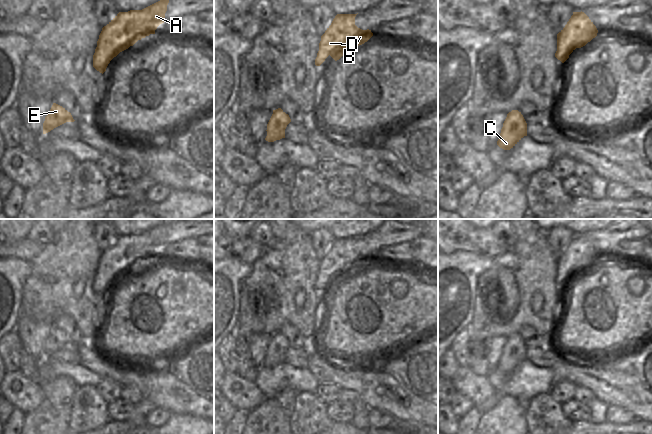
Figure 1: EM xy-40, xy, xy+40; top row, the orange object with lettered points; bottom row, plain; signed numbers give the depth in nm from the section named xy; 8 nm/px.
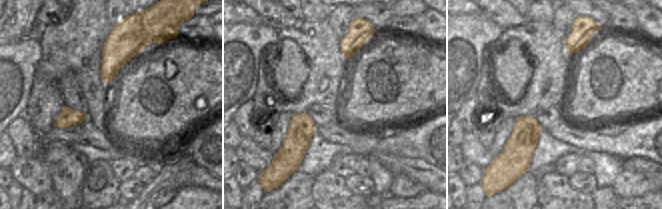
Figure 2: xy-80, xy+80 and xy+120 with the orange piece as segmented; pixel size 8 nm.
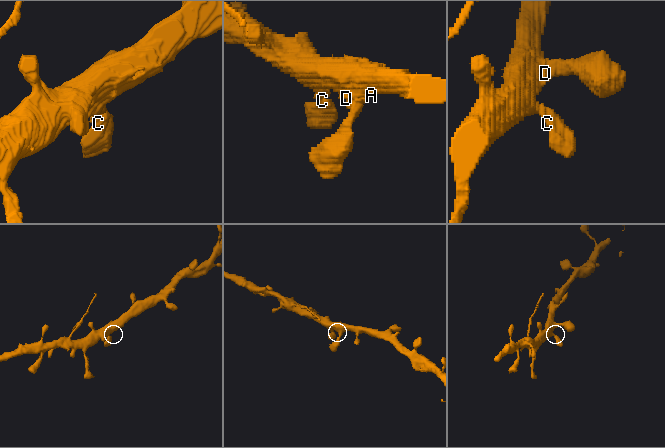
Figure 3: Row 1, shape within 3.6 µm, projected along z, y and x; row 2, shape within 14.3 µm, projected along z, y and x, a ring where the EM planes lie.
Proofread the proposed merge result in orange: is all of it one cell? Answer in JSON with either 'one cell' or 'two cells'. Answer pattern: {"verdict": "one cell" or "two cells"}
{"verdict": "one cell"}

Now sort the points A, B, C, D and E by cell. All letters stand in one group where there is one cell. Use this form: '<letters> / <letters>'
A B C D E

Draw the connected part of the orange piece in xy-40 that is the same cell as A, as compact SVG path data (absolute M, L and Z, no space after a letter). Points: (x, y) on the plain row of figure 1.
M164 222L142 234L119 236L102 252L93 279L93 291L104 297L110 285L120 276L133 270L138 264L155 258L157 251L166 246L168 222Z

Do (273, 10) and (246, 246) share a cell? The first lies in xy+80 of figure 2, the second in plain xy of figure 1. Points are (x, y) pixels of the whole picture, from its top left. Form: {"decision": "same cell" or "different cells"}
{"decision": "same cell"}

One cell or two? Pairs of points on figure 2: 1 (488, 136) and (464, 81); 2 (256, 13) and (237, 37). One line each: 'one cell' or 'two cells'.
1: two cells
2: two cells

